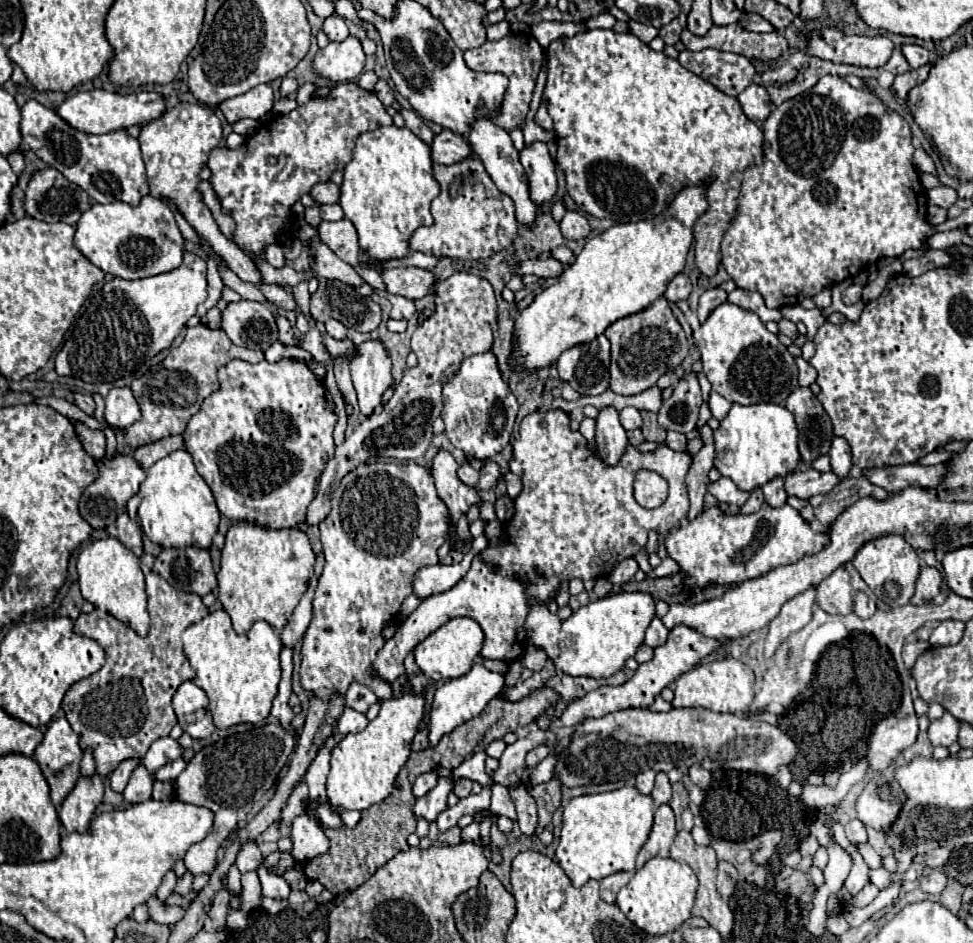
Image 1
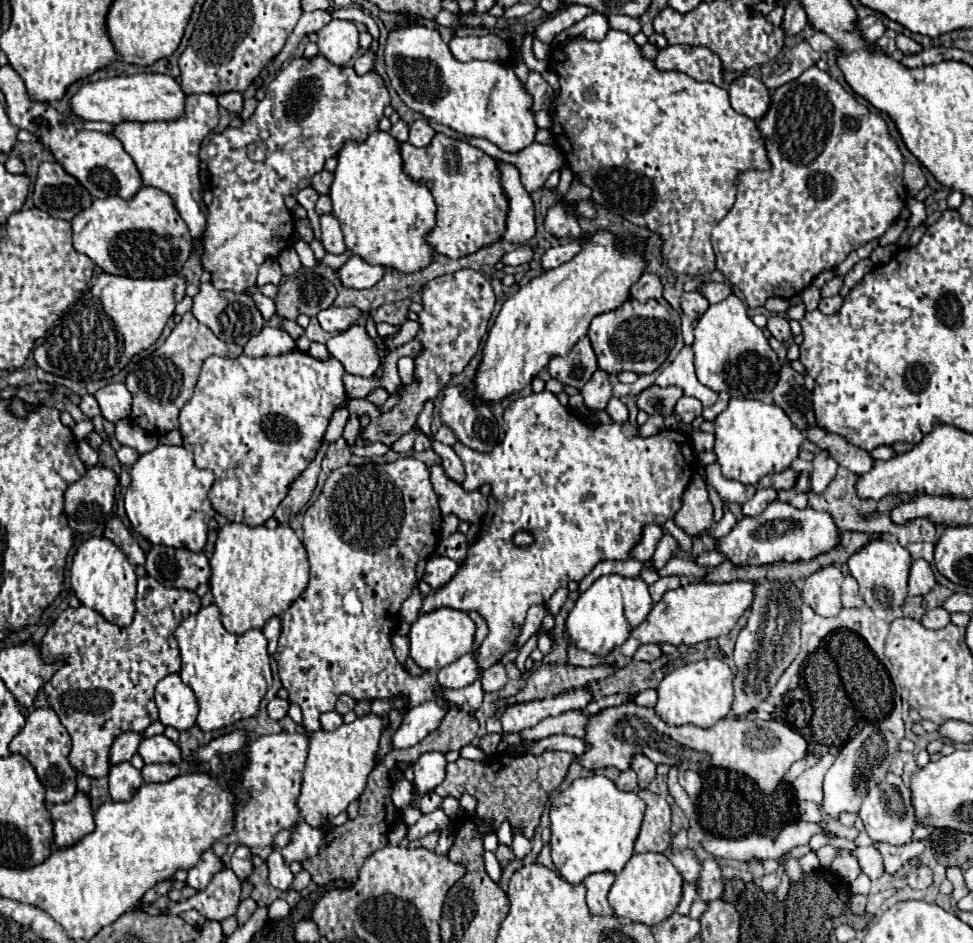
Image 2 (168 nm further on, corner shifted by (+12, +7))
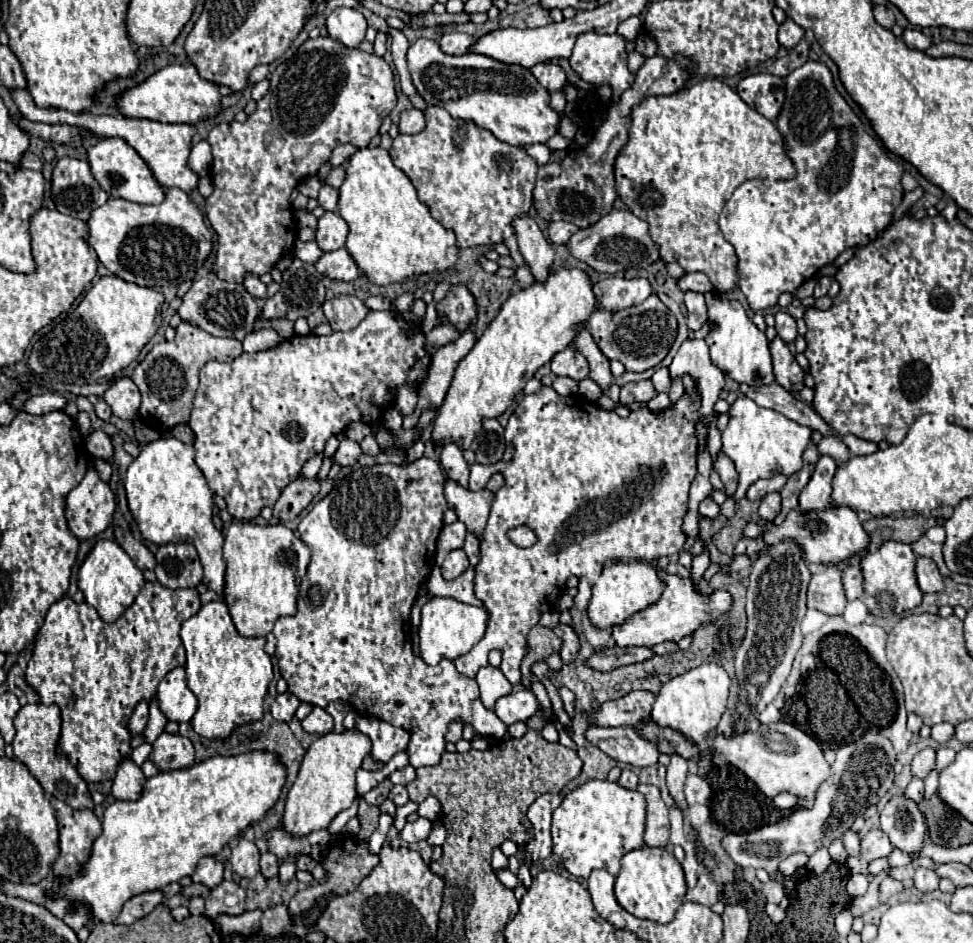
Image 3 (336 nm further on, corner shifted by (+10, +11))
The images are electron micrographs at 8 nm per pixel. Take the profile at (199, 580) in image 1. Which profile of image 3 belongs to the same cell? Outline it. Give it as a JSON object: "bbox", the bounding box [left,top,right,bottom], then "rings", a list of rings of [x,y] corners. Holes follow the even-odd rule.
{"bbox":[155,544,203,588],"rings":[[[167,544],[155,554],[157,582],[165,588],[195,588],[203,580],[203,568],[193,544]]]}

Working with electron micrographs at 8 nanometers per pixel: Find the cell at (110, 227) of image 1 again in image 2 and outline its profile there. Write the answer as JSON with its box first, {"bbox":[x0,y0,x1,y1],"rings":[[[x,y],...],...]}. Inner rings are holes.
{"bbox":[73,188,193,278],"rings":[[[141,188],[131,200],[123,200],[119,196],[109,196],[103,200],[93,200],[93,204],[81,210],[73,220],[73,248],[85,256],[89,256],[103,272],[129,276],[129,278],[161,278],[171,276],[173,272],[181,272],[185,260],[193,250],[193,240],[181,216],[177,216],[175,204],[171,196],[157,188]]]}

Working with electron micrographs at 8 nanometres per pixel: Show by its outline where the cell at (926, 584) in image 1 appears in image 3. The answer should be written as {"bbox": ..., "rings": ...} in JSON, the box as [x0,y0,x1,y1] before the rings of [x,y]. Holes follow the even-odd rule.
{"bbox":[917,558,945,592],"rings":[[[917,558],[917,582],[923,592],[941,592],[945,588],[943,576],[931,558]]]}

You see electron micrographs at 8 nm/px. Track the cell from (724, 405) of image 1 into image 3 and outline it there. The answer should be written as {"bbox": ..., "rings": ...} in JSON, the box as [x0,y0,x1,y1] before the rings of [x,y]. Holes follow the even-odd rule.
{"bbox":[669,340,725,422],"rings":[[[685,340],[669,366],[669,374],[671,378],[691,374],[693,380],[699,380],[699,392],[703,396],[701,422],[711,422],[713,406],[719,398],[725,378],[723,378],[723,372],[711,362],[707,342]]]}

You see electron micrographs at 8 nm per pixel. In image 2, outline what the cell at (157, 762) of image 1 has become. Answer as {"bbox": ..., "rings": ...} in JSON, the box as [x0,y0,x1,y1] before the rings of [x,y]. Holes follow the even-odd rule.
{"bbox":[139,736,181,764],"rings":[[[151,736],[143,738],[139,744],[139,756],[143,758],[145,764],[155,764],[155,762],[181,762],[181,752],[175,742],[171,742],[167,736]]]}

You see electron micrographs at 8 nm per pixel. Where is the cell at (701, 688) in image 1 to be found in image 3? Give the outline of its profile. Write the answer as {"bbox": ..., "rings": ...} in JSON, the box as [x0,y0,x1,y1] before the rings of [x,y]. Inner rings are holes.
{"bbox":[651,664,731,746],"rings":[[[703,664],[699,668],[693,668],[673,680],[669,680],[667,684],[663,684],[663,688],[657,694],[657,700],[653,704],[651,718],[657,726],[673,728],[673,730],[681,732],[693,744],[701,746],[707,742],[707,736],[711,736],[711,732],[715,730],[715,726],[719,724],[719,720],[725,712],[727,698],[729,698],[729,686],[731,686],[731,678],[723,670],[723,666]]]}

